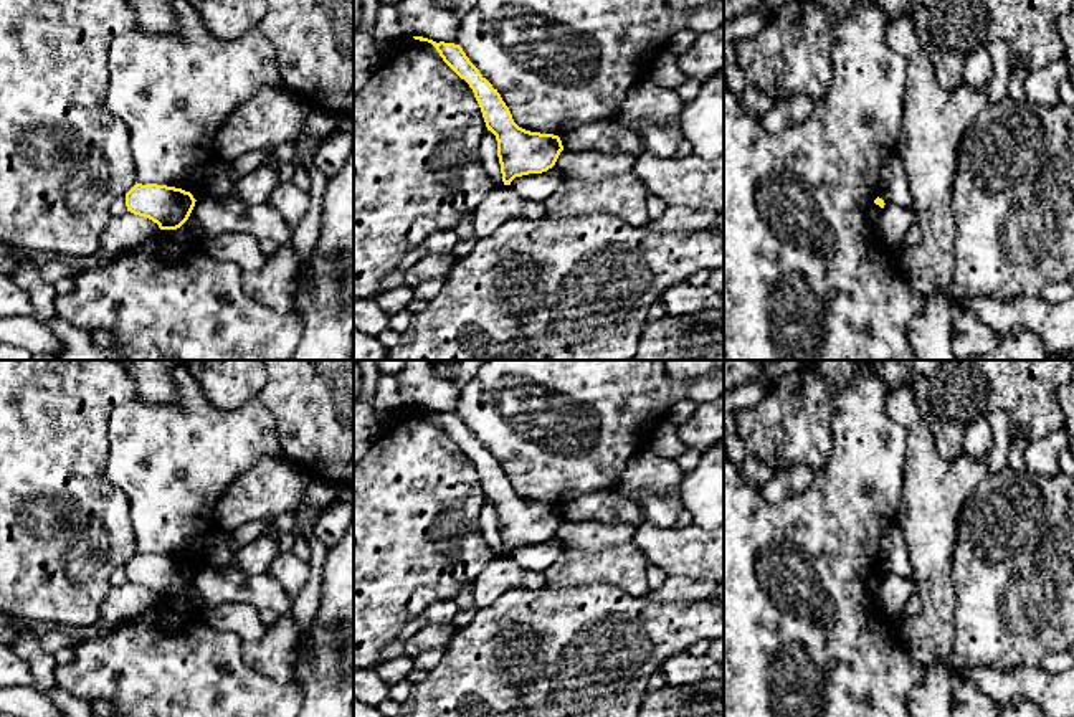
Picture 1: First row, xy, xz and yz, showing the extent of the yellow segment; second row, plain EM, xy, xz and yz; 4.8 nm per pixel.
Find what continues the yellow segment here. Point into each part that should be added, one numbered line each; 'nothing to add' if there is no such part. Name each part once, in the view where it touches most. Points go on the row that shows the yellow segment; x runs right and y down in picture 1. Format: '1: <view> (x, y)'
nothing to add

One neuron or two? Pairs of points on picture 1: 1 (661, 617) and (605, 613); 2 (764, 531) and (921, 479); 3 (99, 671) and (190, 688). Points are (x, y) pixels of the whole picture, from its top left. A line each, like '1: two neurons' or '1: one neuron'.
1: one neuron
2: two neurons
3: one neuron

